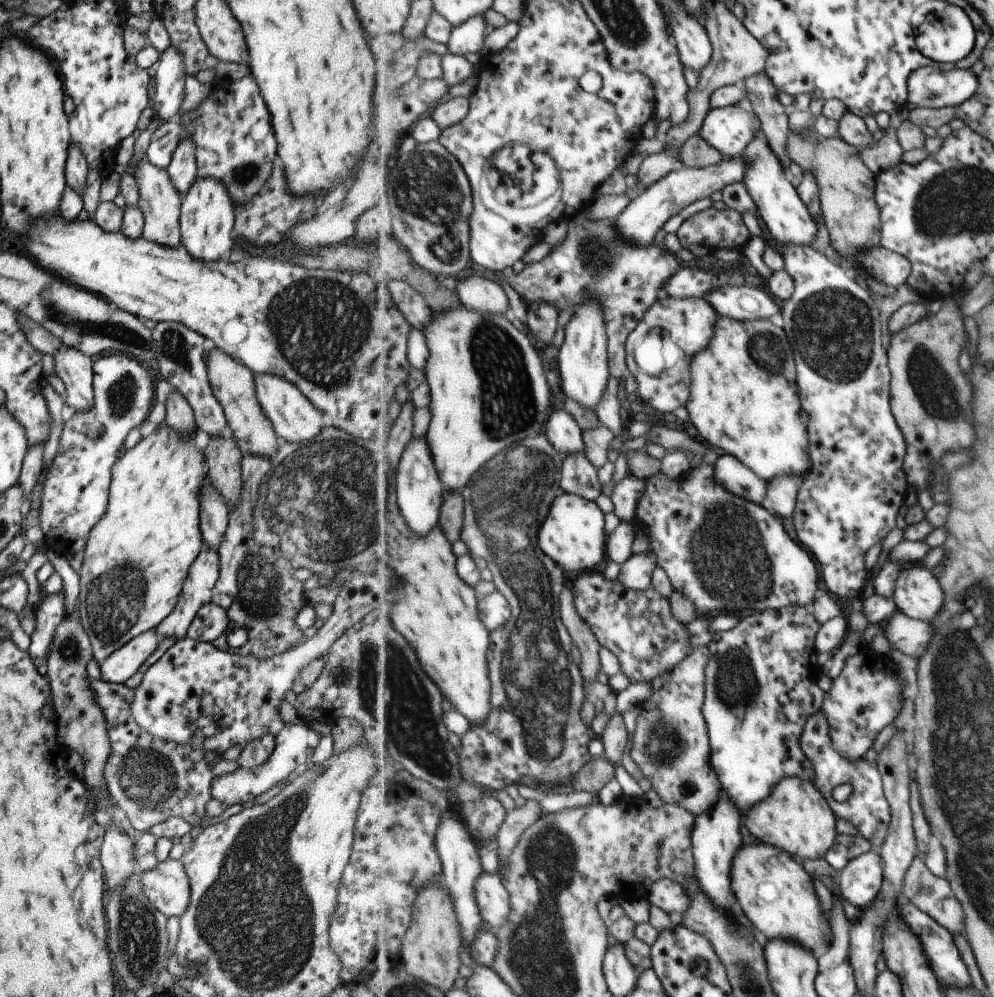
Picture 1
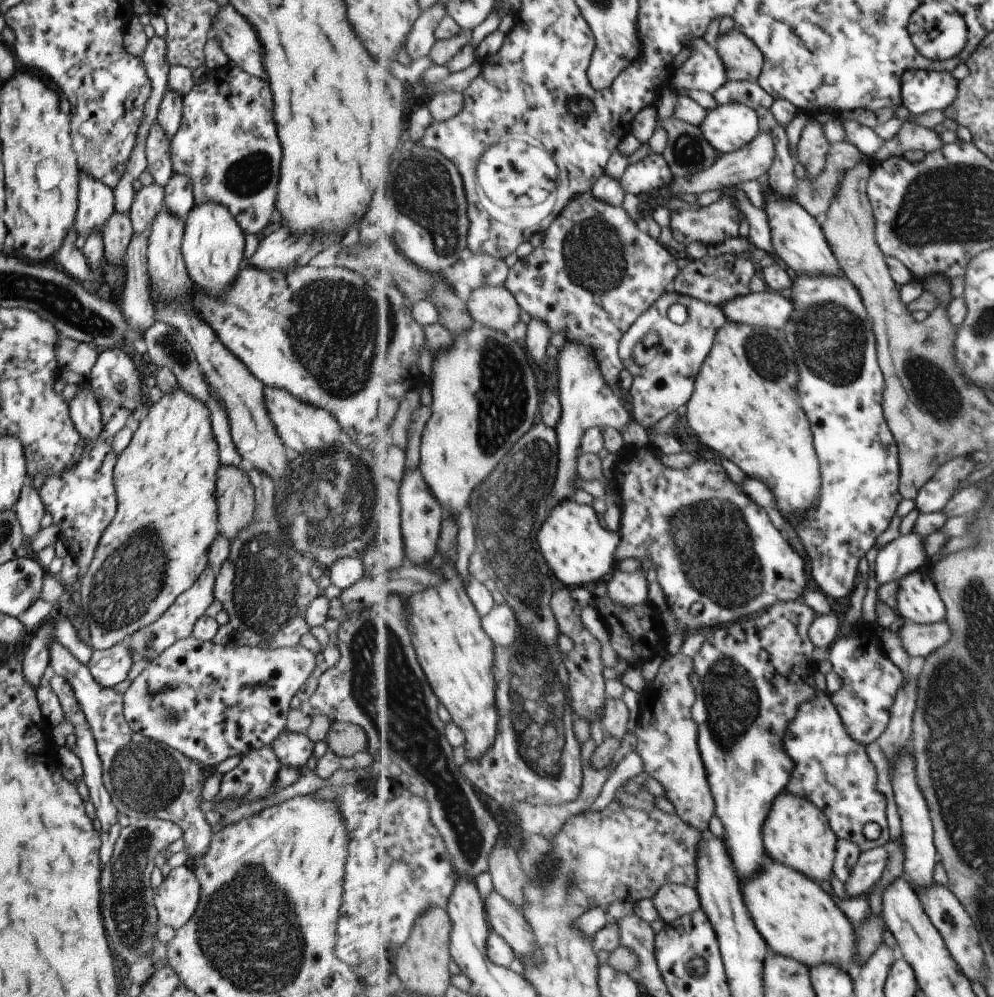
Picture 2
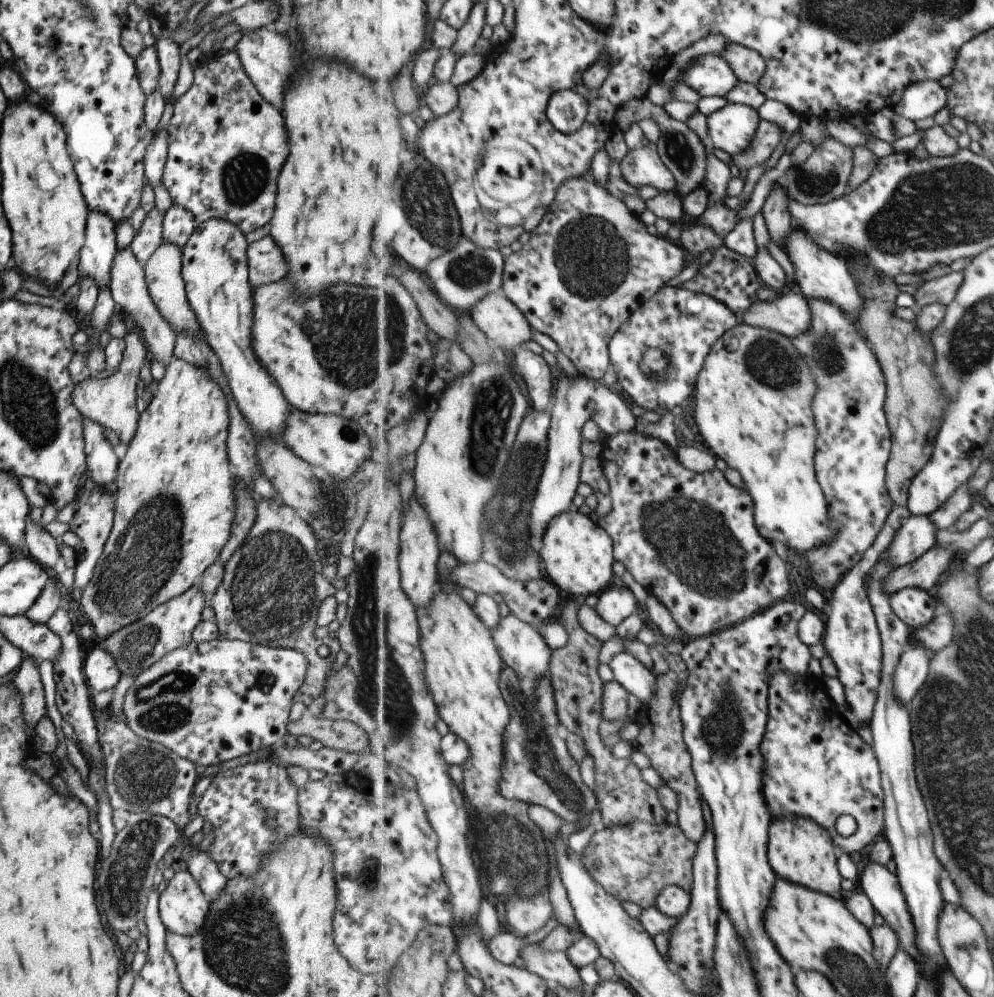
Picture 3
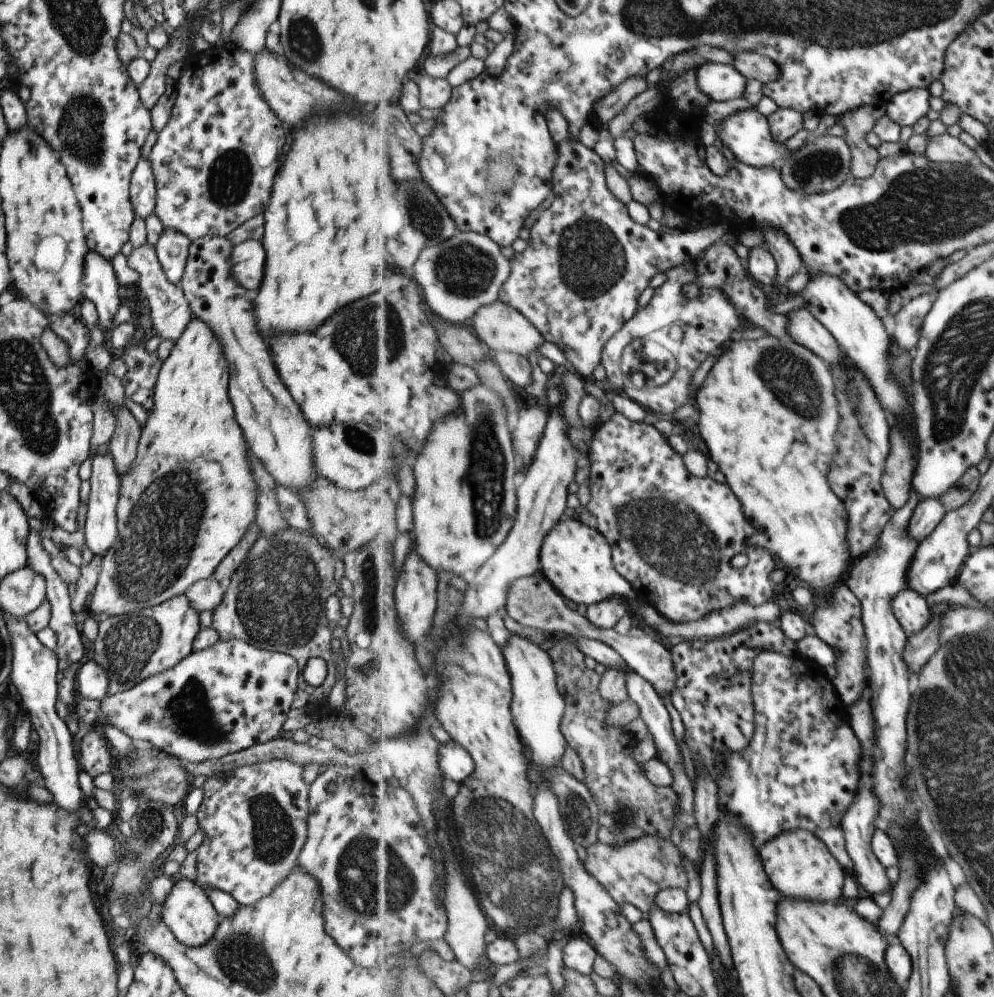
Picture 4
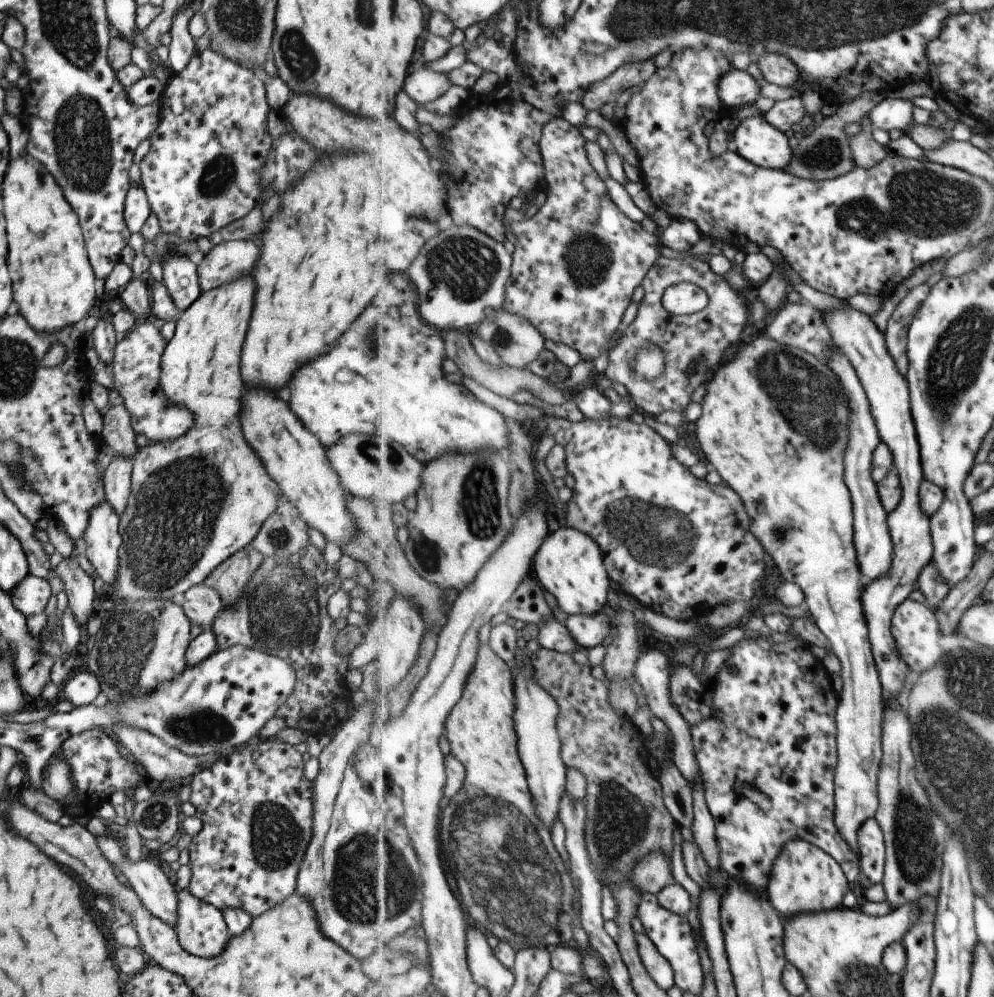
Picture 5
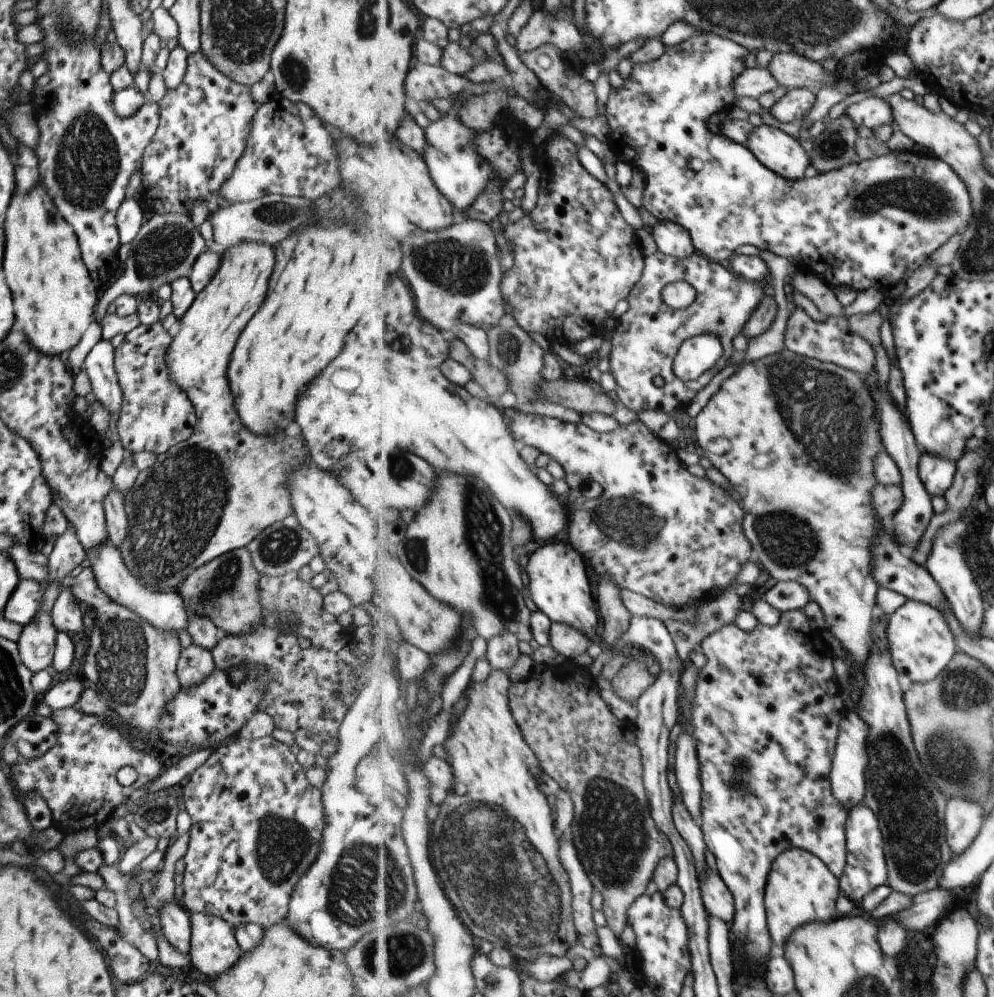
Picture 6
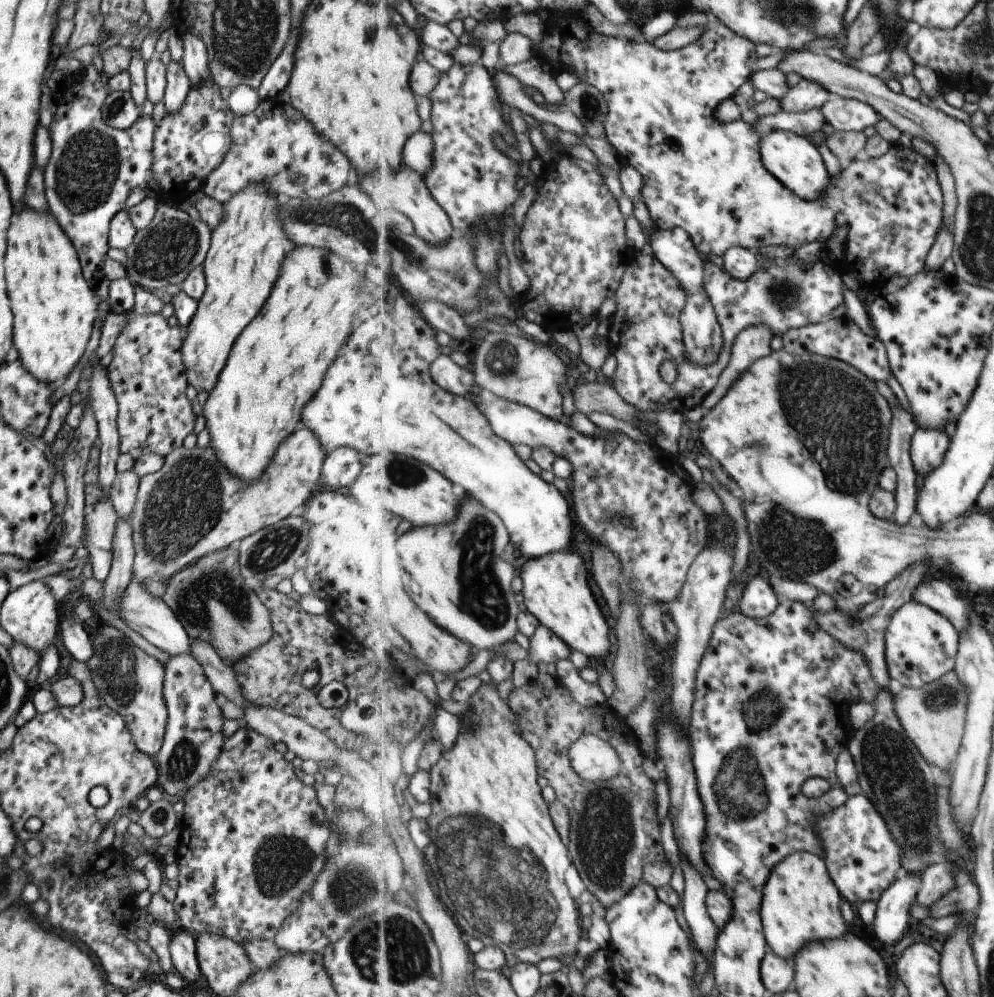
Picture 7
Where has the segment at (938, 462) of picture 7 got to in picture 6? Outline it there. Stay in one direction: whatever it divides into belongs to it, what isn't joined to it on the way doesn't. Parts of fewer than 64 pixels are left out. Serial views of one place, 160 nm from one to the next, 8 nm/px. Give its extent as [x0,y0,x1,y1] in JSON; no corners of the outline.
[920,452,957,496]

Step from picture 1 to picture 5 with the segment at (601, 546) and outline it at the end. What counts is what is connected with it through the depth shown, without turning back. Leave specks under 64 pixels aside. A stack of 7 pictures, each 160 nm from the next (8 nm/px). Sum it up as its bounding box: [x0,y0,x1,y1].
[533,526,615,616]

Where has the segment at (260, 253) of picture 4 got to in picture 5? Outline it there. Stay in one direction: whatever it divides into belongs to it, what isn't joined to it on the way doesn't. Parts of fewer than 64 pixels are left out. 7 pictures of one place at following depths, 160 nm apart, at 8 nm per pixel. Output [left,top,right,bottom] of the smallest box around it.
[196,240,259,291]

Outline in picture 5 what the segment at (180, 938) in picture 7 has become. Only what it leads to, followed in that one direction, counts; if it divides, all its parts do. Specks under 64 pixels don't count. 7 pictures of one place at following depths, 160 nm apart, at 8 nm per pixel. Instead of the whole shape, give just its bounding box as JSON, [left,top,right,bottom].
[94,835,176,928]

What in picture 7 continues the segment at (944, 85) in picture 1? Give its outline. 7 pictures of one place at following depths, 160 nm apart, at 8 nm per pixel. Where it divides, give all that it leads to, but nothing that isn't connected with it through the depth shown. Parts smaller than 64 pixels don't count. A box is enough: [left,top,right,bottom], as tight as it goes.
[821,93,881,131]

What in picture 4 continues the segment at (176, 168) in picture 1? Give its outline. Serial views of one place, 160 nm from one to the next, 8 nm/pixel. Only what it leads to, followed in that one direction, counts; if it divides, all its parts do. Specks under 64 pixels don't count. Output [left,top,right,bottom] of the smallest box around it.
[154,229,190,285]

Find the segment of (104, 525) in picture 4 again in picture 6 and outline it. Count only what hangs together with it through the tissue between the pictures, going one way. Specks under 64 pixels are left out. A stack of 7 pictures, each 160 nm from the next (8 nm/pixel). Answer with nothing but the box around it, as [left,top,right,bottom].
[85,542,187,633]

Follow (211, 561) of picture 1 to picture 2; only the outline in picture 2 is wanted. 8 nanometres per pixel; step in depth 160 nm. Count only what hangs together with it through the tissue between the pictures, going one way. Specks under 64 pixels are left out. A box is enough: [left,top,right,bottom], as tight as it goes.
[130,566,215,660]

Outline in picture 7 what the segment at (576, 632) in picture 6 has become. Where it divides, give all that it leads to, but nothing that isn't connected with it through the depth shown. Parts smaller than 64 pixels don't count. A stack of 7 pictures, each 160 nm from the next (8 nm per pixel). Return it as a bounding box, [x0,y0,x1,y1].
[529,625,572,664]

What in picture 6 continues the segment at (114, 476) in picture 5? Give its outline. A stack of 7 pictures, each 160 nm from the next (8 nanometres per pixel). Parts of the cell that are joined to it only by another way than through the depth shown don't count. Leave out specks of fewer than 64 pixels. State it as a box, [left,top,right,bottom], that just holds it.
[103,487,127,548]

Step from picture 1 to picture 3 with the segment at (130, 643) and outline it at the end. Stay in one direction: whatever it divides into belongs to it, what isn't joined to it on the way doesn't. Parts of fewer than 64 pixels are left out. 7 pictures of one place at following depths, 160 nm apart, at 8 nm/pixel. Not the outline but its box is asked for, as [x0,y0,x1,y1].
[82,646,121,695]

